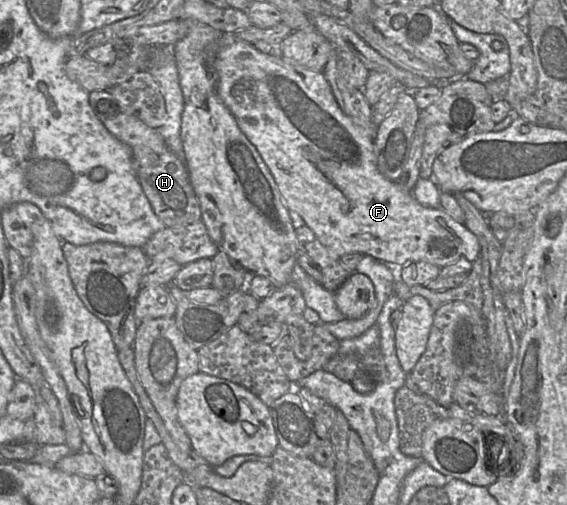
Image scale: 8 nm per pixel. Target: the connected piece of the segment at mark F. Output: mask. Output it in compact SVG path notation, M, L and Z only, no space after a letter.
M242 40L228 41L219 49L214 70L219 98L256 147L289 211L301 217L335 258L359 253L399 266L424 261L440 268L460 260L477 260L481 250L479 239L464 224L439 208L420 204L411 192L380 173L373 139L337 105L322 72L264 54Z

